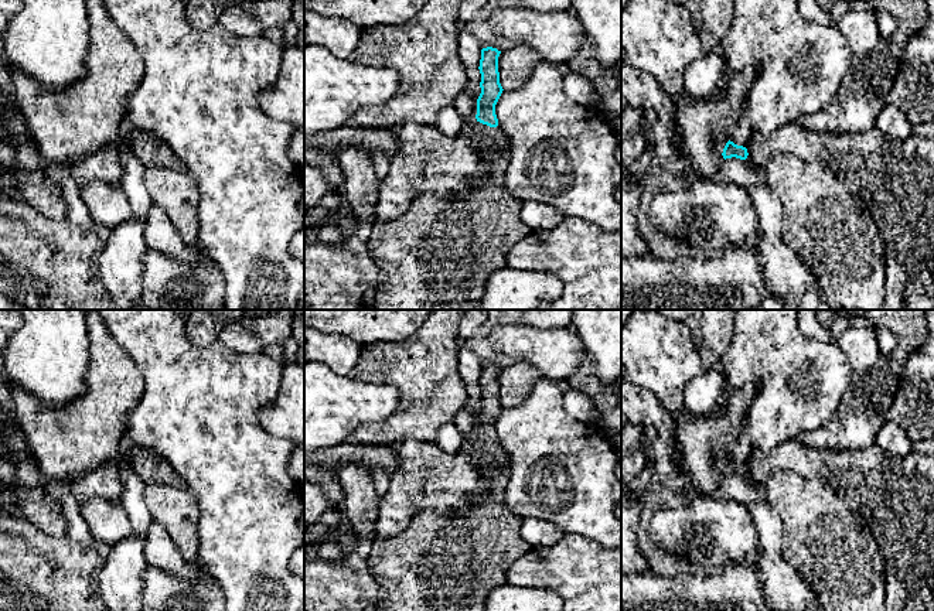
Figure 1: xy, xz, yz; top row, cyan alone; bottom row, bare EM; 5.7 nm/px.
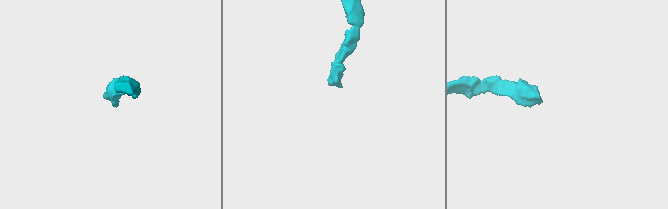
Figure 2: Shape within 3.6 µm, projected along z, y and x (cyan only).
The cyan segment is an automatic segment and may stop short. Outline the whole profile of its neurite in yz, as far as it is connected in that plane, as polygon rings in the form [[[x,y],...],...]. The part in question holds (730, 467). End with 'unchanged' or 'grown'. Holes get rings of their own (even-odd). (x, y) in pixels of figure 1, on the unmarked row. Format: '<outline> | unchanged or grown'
[[[791,440],[771,451],[753,450],[747,464],[729,457],[722,472],[750,474],[764,484],[777,470],[831,485],[865,519],[883,556],[884,611],[904,611],[916,591],[934,587],[934,454],[896,457],[876,444],[865,450],[818,450]]] | grown

